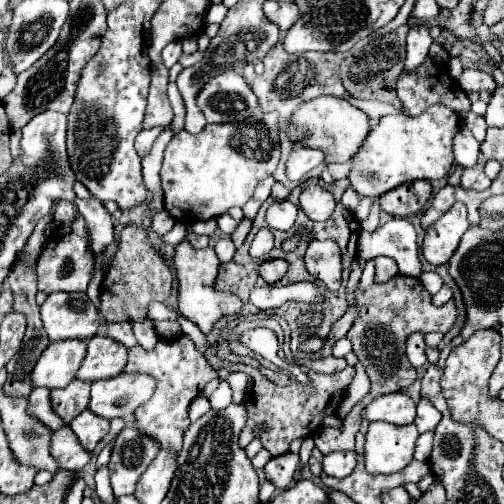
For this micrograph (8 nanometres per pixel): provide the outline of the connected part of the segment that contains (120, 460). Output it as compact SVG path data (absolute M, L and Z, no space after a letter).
M134 427L122 429L118 439L114 441L110 467L110 481L114 489L114 497L132 495L140 475L146 471L150 461L158 453L158 443Z

